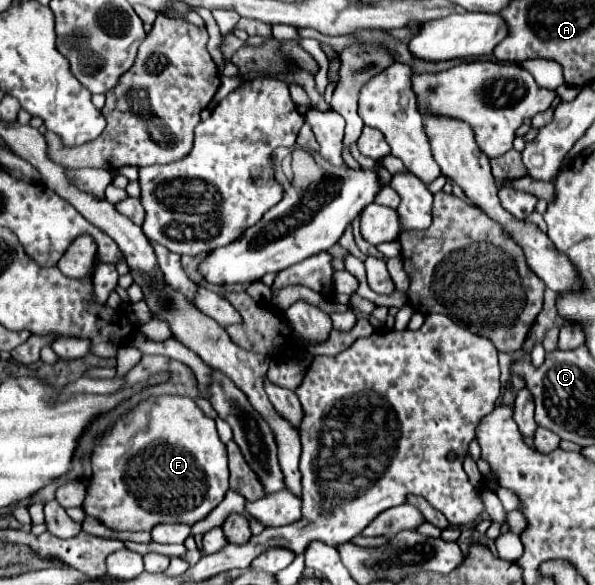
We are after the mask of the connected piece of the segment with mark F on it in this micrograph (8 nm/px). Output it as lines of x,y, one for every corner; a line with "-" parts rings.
149,397
113,421
95,443
93,475
83,501
83,511
115,531
153,531
161,523
193,525
205,519
229,489
227,449
219,439
215,421
209,419
191,397

